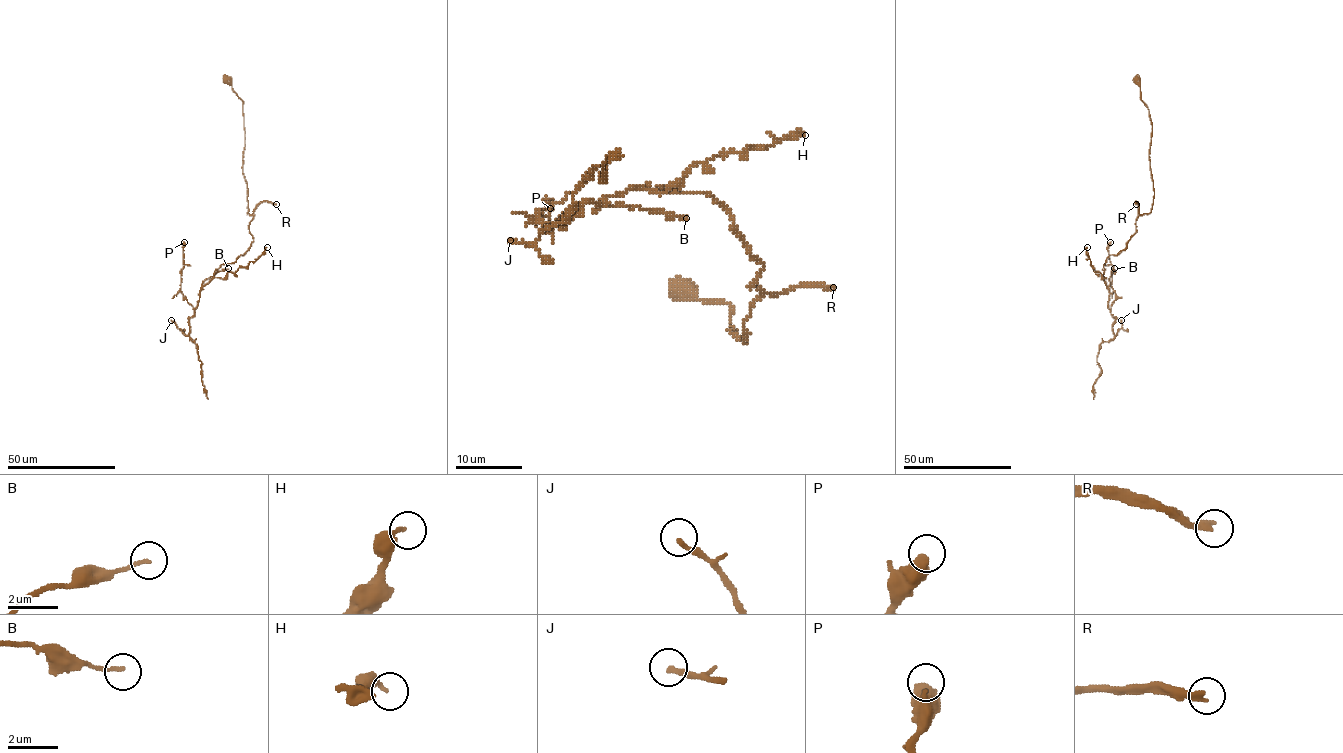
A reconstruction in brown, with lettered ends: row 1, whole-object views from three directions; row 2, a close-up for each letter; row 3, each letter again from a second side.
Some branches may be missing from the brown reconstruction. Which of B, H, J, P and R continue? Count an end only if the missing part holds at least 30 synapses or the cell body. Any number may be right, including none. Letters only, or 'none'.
J, R

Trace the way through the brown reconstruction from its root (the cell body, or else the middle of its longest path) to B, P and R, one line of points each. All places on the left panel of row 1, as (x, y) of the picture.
B: (227, 81), (243, 101), (242, 170), (253, 241), (202, 287), (228, 268)
P: (227, 81), (243, 101), (242, 170), (253, 241), (215, 272), (195, 309), (180, 290), (184, 242)
R: (227, 81), (243, 101), (242, 170), (247, 185), (247, 214), (251, 215), (254, 208), (264, 201), (276, 204)

